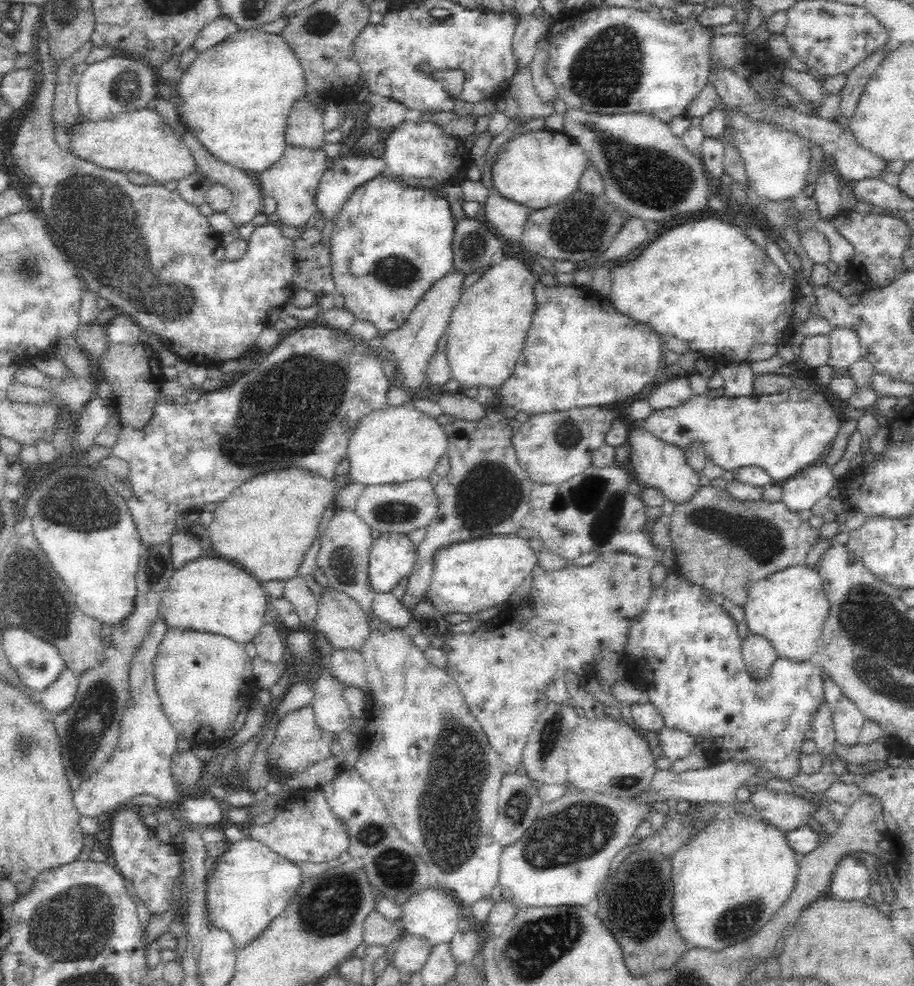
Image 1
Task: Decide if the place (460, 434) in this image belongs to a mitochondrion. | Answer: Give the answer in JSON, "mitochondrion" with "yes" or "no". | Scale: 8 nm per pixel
{"mitochondrion":"no"}

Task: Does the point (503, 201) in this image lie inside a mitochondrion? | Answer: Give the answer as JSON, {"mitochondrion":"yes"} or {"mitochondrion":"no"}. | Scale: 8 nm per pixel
{"mitochondrion":"no"}

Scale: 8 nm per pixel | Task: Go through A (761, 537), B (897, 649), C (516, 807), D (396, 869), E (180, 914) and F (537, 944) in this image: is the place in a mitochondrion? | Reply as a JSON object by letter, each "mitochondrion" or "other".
{"A":"mitochondrion","B":"mitochondrion","C":"mitochondrion","D":"mitochondrion","E":"other","F":"mitochondrion"}

